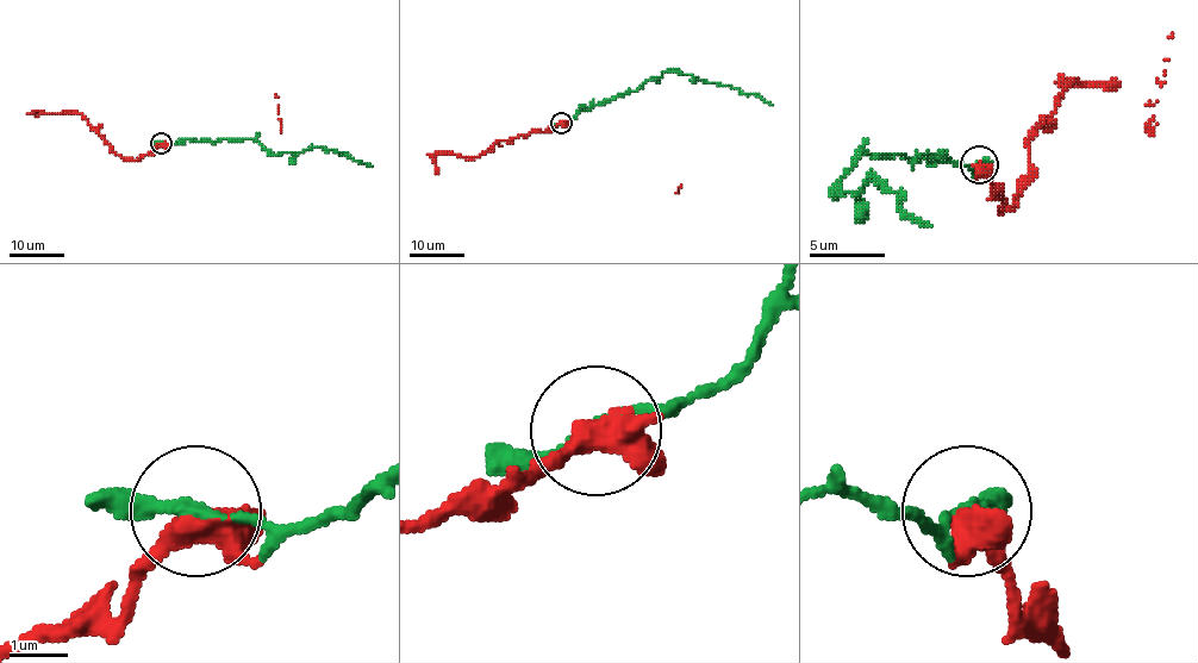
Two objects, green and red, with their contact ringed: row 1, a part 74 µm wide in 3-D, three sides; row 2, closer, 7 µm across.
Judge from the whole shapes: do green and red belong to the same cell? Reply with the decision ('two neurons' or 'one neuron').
one neuron

